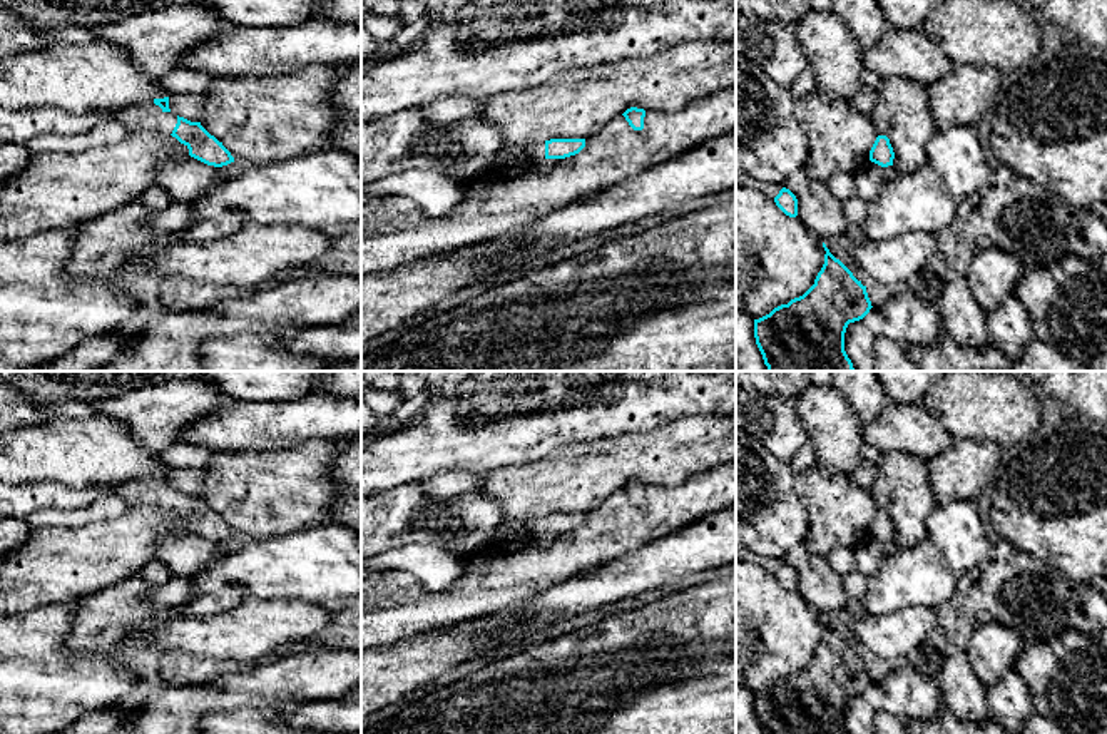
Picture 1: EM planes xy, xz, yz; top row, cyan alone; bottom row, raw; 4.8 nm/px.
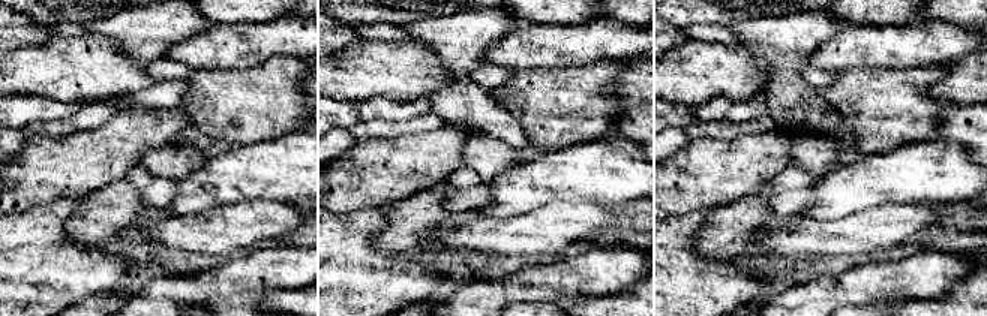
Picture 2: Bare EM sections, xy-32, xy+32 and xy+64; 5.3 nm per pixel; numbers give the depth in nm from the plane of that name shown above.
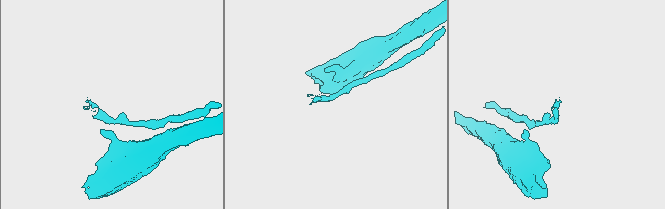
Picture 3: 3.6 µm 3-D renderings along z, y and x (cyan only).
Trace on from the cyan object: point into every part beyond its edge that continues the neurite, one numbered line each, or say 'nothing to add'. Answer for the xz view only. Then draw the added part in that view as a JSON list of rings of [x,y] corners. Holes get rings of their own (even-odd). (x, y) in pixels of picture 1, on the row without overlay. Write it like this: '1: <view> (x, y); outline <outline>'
1: xz (507, 530); outline [[[533,517],[523,520],[502,518],[488,538],[493,543],[517,542],[532,535],[545,533],[545,517]]]

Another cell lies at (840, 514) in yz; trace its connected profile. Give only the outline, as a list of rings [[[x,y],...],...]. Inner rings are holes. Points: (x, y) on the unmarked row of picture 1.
[[[821,463],[796,477],[796,492],[808,510],[808,537],[803,545],[826,557],[834,548],[854,548],[870,535],[878,512],[870,490],[854,485],[849,475]]]

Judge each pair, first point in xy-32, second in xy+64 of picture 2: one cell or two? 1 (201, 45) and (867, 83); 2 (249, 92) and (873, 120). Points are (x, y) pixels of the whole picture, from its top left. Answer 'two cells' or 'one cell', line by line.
1: two cells
2: one cell

